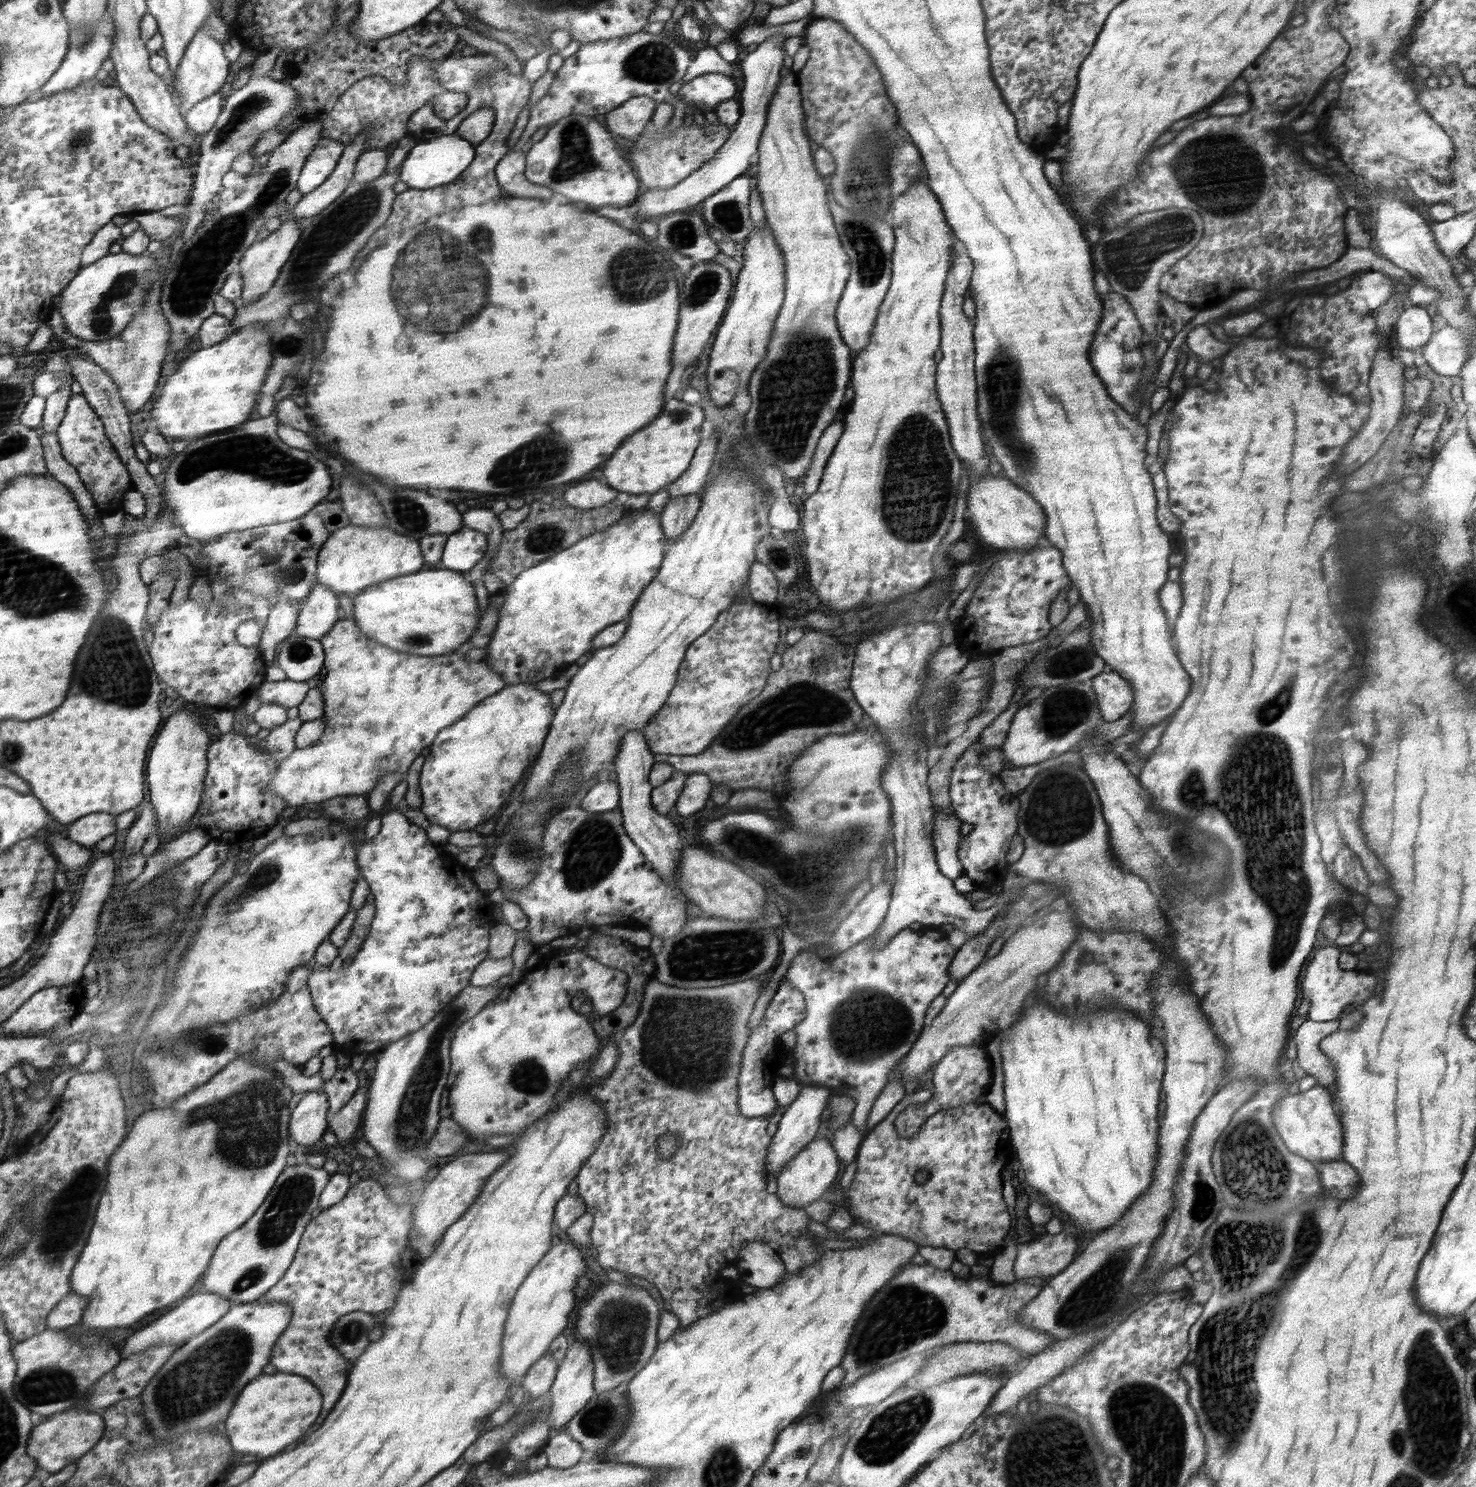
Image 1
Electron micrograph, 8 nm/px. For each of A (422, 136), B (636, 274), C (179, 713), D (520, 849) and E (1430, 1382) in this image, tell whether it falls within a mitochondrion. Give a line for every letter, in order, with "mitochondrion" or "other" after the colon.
A: other
B: mitochondrion
C: other
D: mitochondrion
E: mitochondrion

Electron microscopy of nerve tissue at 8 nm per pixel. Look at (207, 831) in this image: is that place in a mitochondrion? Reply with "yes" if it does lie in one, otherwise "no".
no

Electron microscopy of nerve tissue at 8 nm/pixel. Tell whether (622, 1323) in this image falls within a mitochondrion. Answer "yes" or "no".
yes

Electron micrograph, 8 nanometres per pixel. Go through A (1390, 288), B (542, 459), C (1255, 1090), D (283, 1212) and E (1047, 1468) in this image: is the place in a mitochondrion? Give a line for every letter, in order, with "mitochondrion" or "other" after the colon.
A: other
B: mitochondrion
C: other
D: mitochondrion
E: mitochondrion

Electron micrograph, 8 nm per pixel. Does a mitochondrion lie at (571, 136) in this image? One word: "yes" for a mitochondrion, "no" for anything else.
yes

